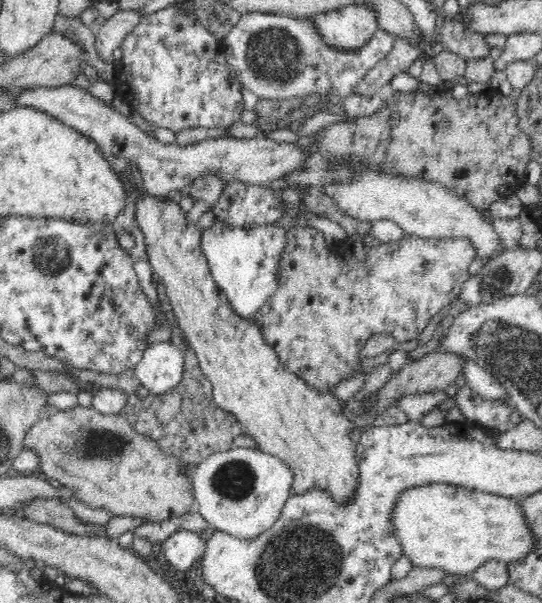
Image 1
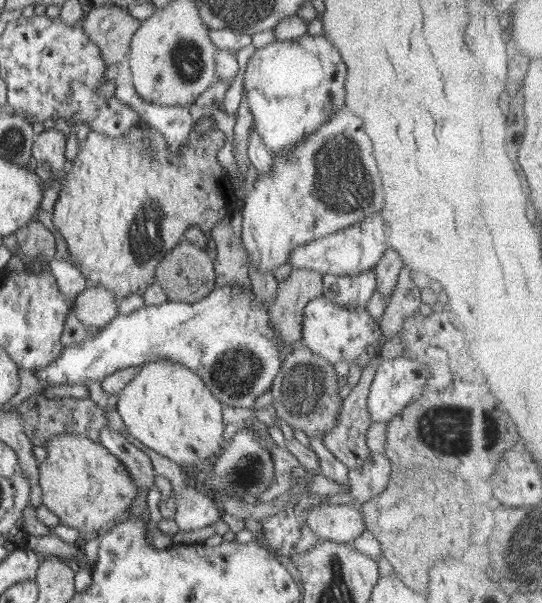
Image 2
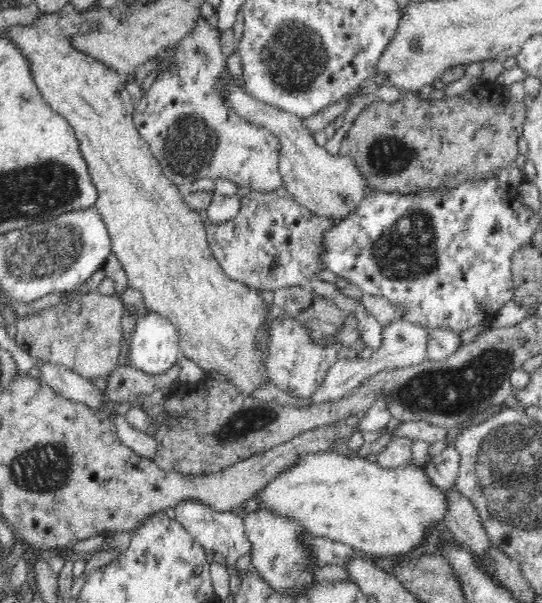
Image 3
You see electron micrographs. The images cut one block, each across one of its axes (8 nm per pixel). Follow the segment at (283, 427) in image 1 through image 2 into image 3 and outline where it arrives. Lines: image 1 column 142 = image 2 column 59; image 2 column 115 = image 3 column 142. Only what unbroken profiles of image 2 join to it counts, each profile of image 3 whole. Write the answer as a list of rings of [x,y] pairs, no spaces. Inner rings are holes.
[[[68,2],[66,6],[58,9],[56,12],[41,13],[37,20],[31,25],[19,24],[10,26],[7,27],[2,34],[10,38],[11,42],[14,42],[20,51],[24,53],[24,57],[28,59],[34,82],[41,92],[41,95],[44,97],[44,100],[52,107],[52,110],[55,110],[61,117],[64,117],[74,129],[74,134],[78,137],[80,153],[82,153],[82,157],[84,157],[84,160],[88,163],[88,172],[90,173],[90,177],[92,177],[92,184],[96,185],[98,198],[96,198],[94,206],[98,209],[98,213],[100,213],[108,229],[112,253],[116,255],[116,258],[123,266],[126,277],[128,277],[129,287],[137,289],[142,294],[145,306],[150,312],[163,315],[165,318],[168,318],[169,322],[172,322],[172,325],[179,334],[179,345],[182,355],[196,362],[203,370],[209,370],[209,372],[213,372],[213,374],[219,374],[222,380],[231,383],[244,394],[250,395],[255,390],[258,390],[262,384],[270,382],[269,377],[264,373],[264,363],[262,363],[264,354],[266,354],[264,346],[266,346],[266,342],[268,342],[268,332],[265,329],[267,328],[267,321],[269,320],[269,318],[266,318],[266,311],[269,310],[269,308],[267,308],[267,300],[270,294],[237,282],[229,278],[223,272],[221,265],[216,261],[214,254],[210,251],[209,243],[207,242],[207,230],[206,227],[204,227],[204,221],[202,221],[200,213],[190,209],[184,202],[183,196],[180,195],[178,191],[178,187],[163,173],[158,159],[152,154],[149,144],[140,136],[136,125],[133,123],[134,102],[125,94],[123,76],[104,63],[98,62],[95,58],[72,47],[72,35],[77,35],[84,31],[86,29],[86,24],[86,11],[80,11],[72,2]]]

